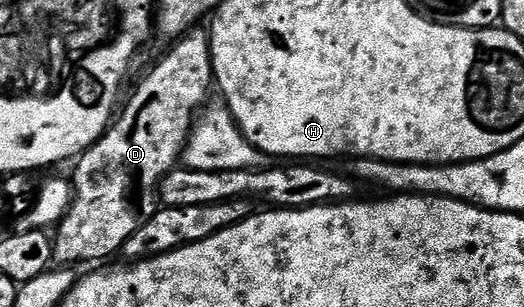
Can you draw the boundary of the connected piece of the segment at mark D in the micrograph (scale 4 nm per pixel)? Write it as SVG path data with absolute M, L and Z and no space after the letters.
M193 30L177 39L176 44L156 65L152 73L136 88L128 105L108 125L97 144L91 144L75 161L76 173L70 176L74 189L72 205L60 219L52 240L52 258L60 266L77 266L83 260L104 260L119 253L124 243L141 228L158 207L160 180L171 168L177 167L182 149L192 131L194 114L205 107L208 91L213 91L212 41L207 31Z

